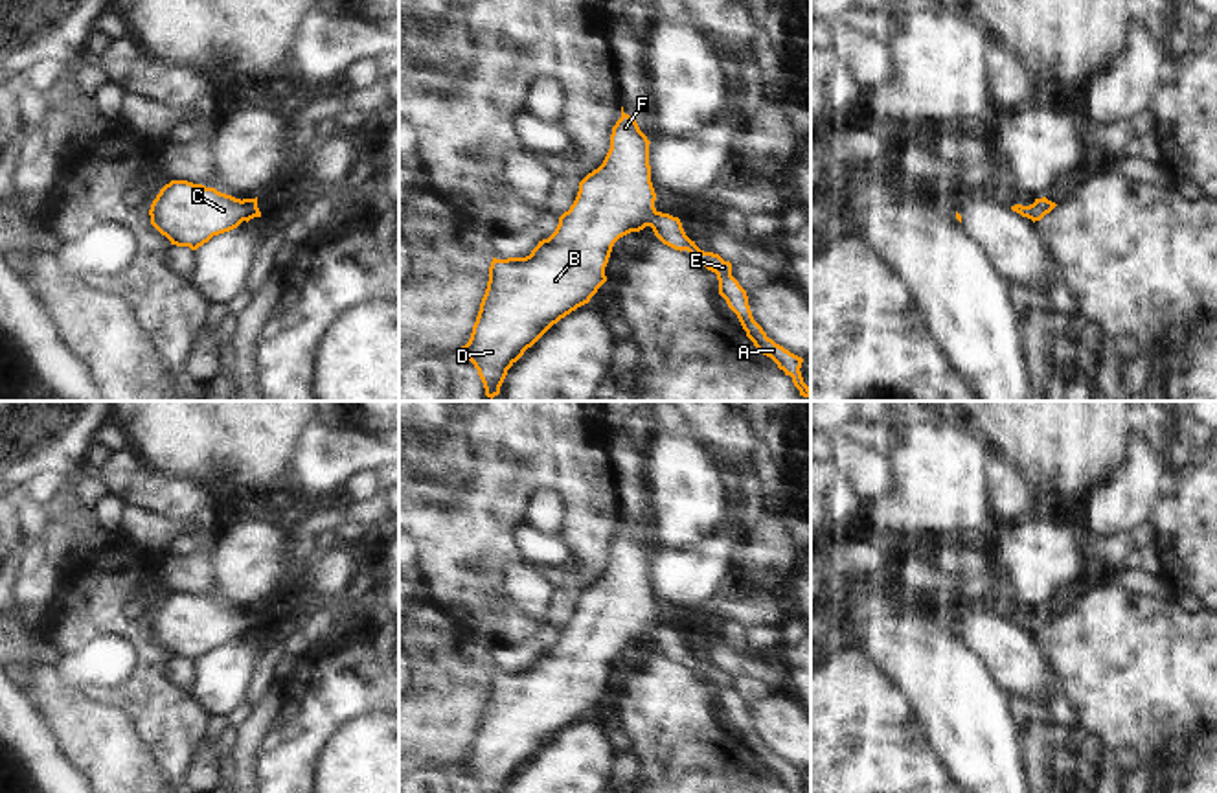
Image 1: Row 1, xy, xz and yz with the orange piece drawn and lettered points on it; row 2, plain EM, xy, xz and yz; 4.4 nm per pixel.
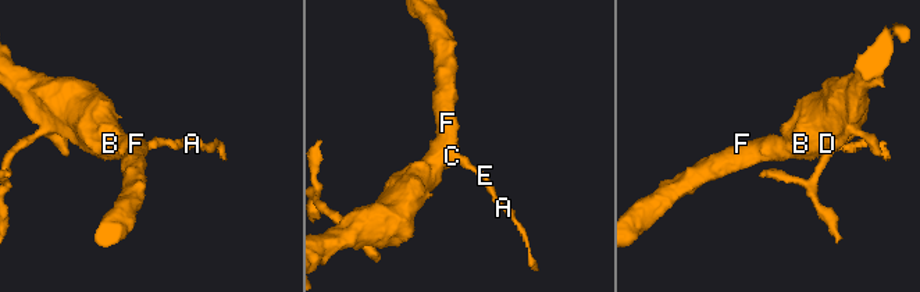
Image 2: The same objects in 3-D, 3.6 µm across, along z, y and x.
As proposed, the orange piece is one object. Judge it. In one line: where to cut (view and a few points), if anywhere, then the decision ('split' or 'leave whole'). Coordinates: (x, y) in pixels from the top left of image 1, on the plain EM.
no cut | leave whole

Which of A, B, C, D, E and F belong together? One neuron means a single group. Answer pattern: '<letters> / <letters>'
A B C D E F

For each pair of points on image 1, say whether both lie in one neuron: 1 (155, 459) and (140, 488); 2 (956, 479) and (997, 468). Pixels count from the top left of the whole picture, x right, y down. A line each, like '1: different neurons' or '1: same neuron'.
1: different neurons
2: different neurons

